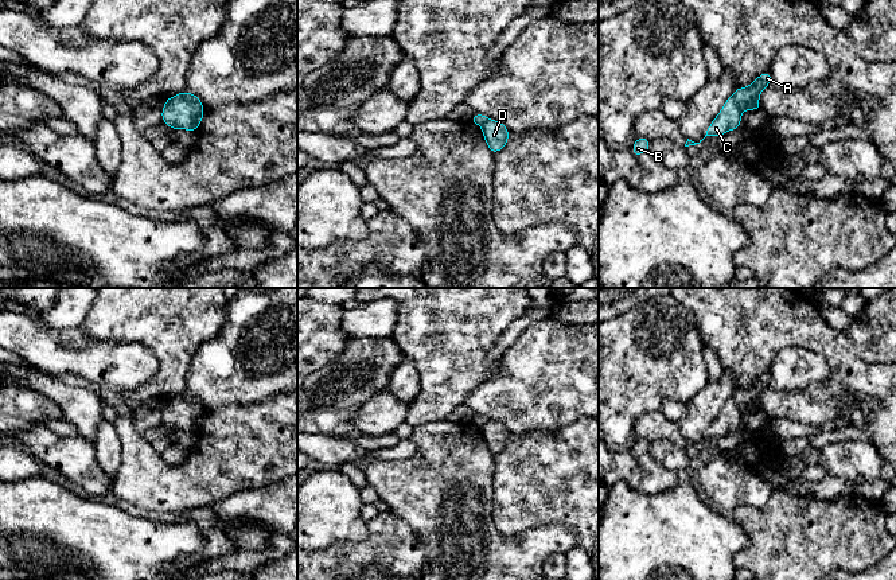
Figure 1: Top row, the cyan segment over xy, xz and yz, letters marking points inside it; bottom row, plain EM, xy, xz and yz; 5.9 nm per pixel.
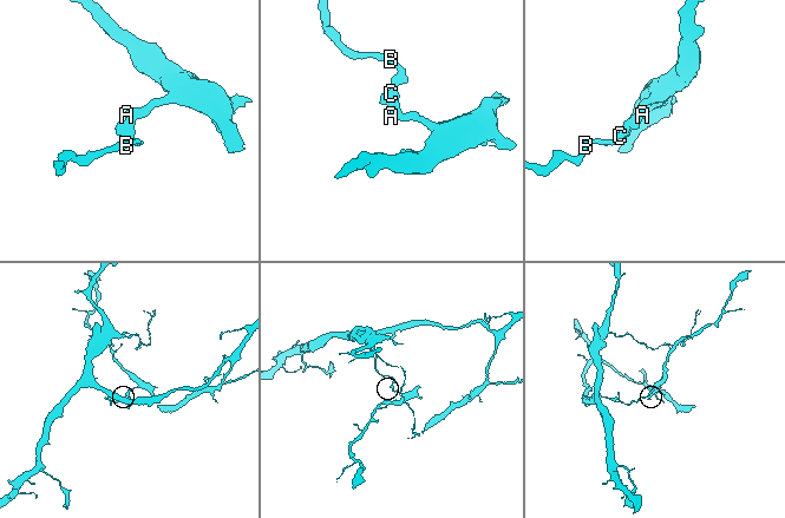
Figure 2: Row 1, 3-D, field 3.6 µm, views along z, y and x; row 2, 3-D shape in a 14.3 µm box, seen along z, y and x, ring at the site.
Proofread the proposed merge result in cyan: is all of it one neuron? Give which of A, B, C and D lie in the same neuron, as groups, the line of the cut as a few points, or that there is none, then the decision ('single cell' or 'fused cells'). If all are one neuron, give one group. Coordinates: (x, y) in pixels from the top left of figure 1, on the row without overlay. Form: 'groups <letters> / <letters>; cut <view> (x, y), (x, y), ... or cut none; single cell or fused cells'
groups A D / B C; cut xy (182, 394), (189, 403), (202, 409); fused cells

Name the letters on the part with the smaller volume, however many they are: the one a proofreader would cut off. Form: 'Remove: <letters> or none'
Remove: A, D

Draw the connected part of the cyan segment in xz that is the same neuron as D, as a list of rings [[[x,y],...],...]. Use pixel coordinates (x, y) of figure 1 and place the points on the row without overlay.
[[[488,421],[482,427],[482,433],[488,451],[492,455],[502,452],[509,441],[510,432],[496,421]]]

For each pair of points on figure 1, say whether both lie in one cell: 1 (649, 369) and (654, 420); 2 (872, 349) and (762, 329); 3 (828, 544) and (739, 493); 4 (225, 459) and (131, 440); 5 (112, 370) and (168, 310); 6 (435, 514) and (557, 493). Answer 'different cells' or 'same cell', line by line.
1: different cells
2: different cells
3: different cells
4: same cell
5: different cells
6: different cells

